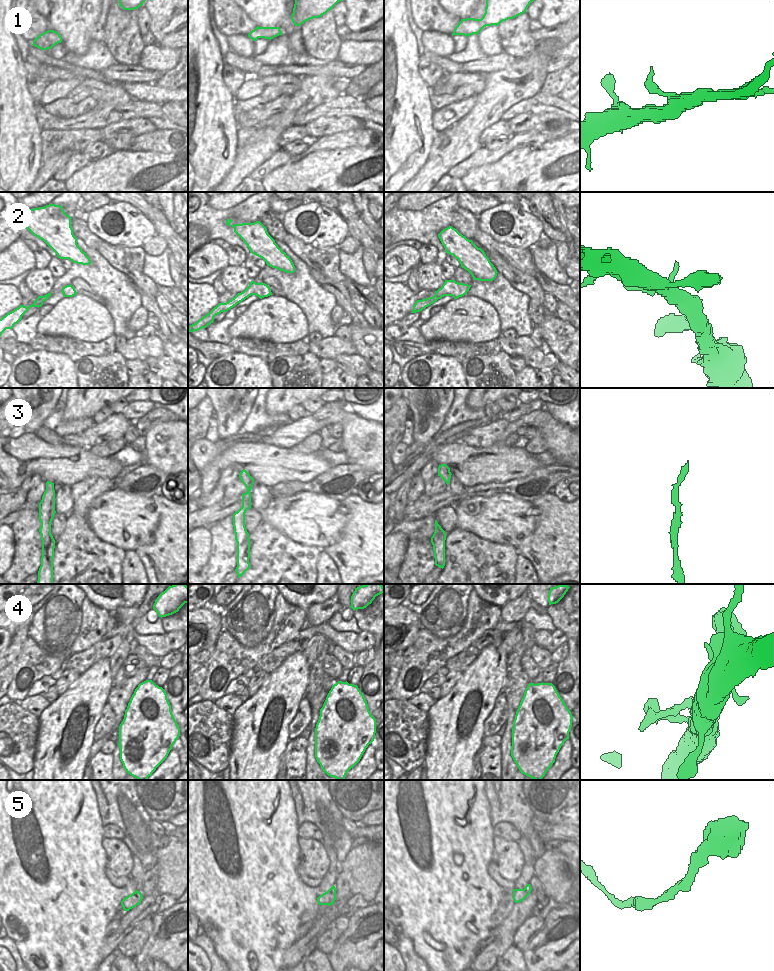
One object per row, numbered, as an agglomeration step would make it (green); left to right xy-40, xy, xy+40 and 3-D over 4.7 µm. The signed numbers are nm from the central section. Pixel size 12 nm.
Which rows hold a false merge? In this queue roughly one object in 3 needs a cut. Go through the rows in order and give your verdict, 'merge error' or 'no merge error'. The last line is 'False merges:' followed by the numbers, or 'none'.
1: no merge error
2: no merge error
3: no merge error
4: merge error
5: no merge error
False merges: 4

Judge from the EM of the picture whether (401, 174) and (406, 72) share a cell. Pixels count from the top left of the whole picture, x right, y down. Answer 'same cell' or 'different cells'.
same cell

